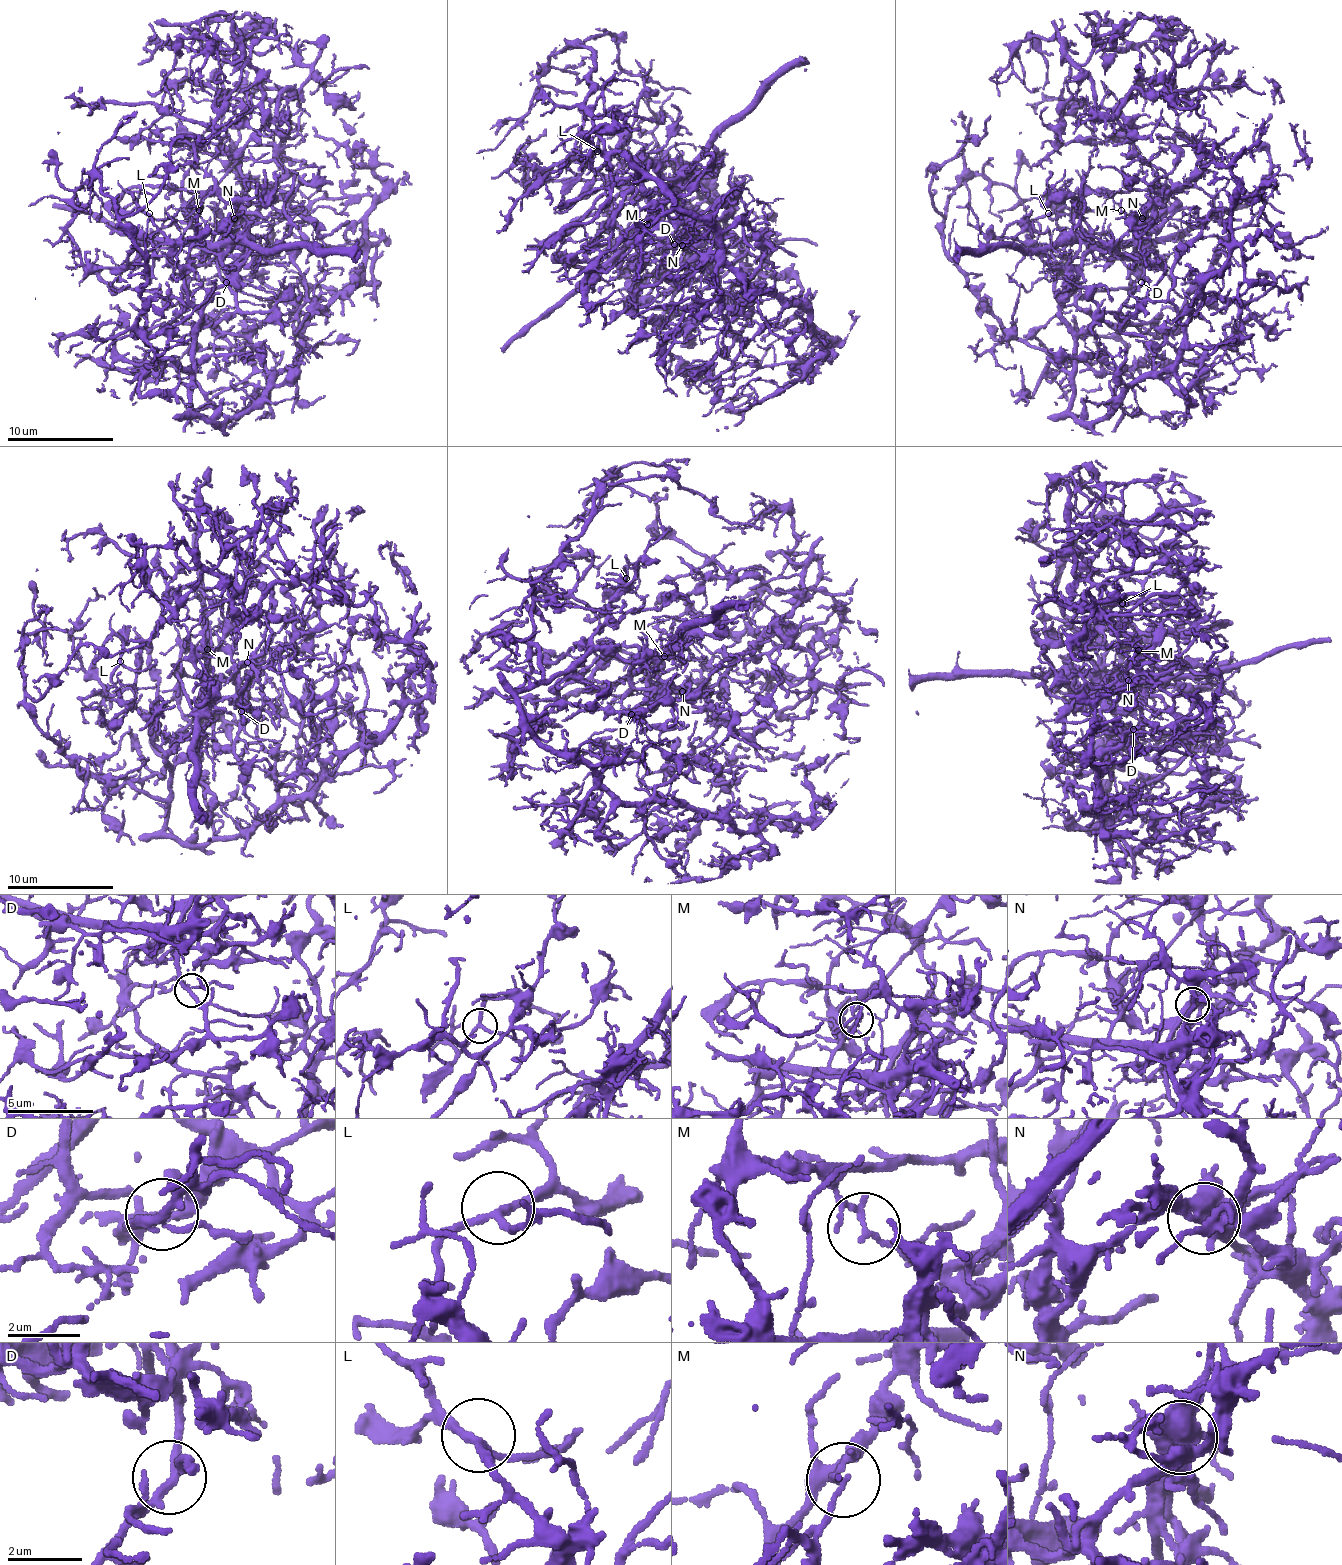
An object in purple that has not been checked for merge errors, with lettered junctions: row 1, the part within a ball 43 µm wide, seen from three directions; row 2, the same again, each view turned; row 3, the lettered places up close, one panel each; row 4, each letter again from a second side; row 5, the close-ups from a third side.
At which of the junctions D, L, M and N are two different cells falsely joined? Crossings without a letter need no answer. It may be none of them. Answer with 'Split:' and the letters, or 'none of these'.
Split: M, N

